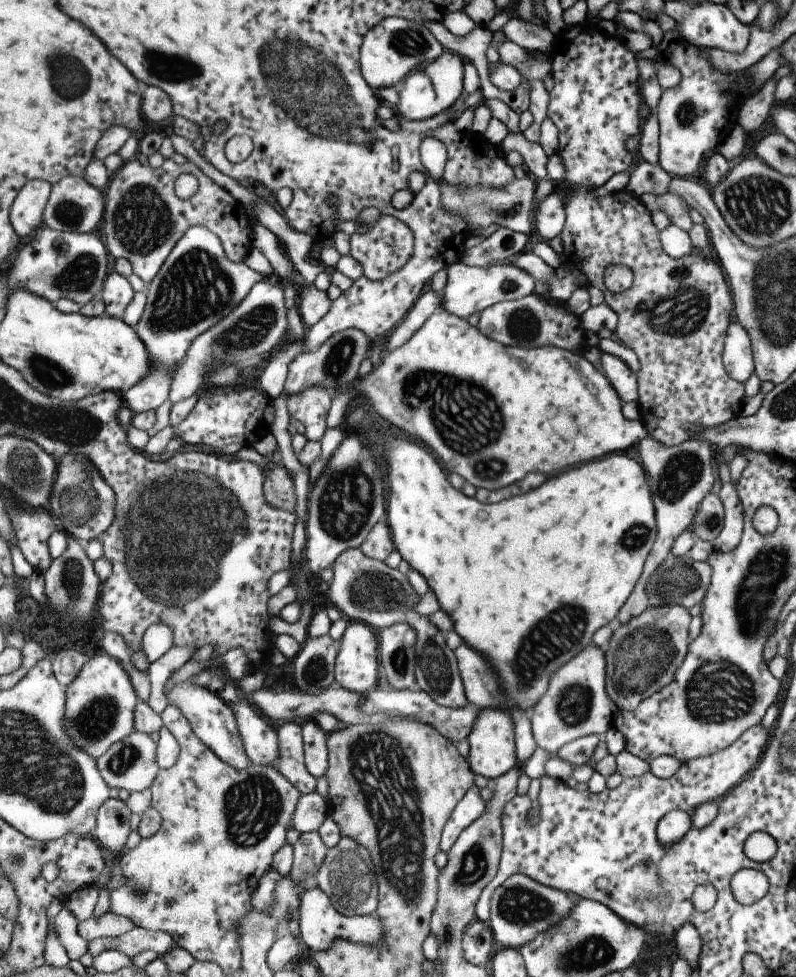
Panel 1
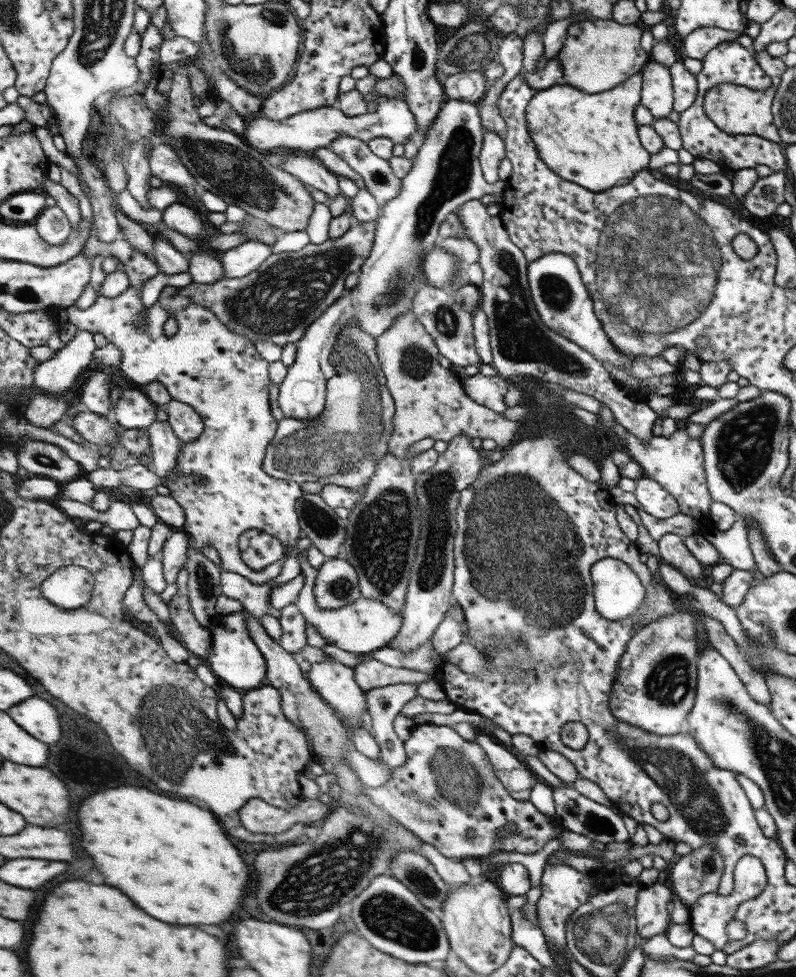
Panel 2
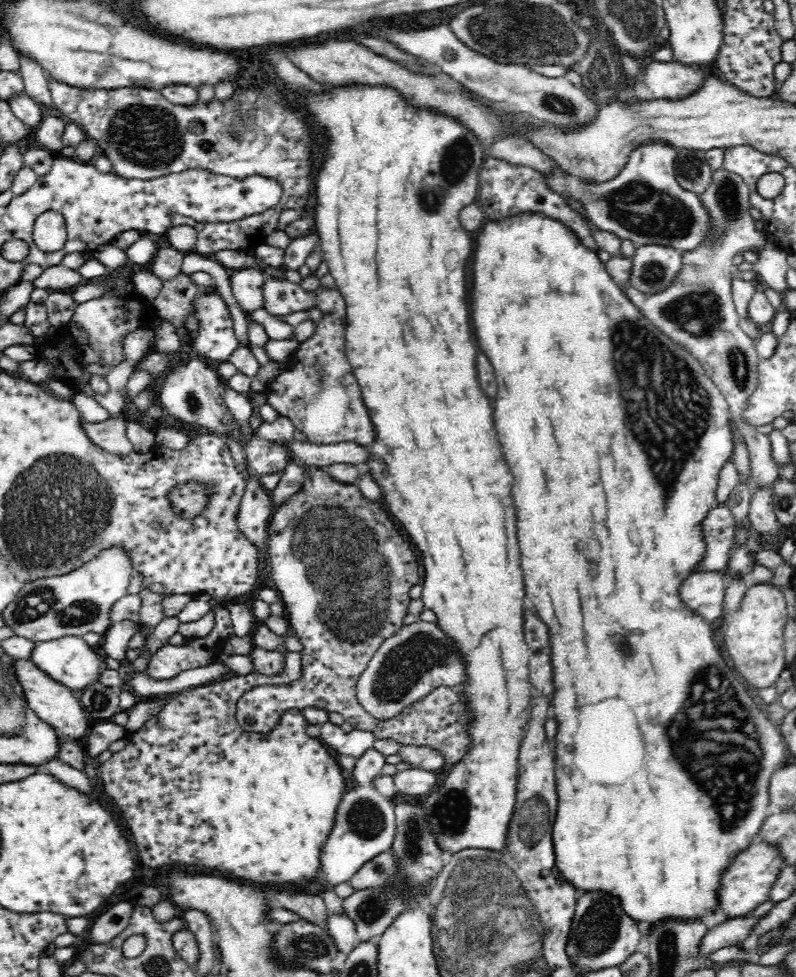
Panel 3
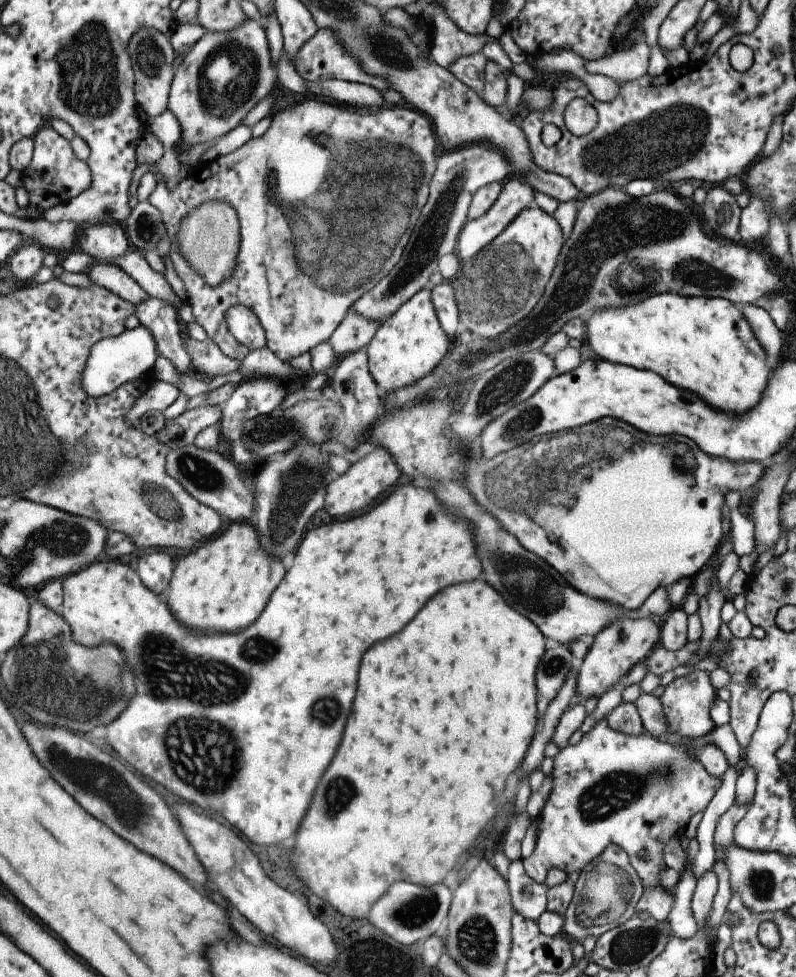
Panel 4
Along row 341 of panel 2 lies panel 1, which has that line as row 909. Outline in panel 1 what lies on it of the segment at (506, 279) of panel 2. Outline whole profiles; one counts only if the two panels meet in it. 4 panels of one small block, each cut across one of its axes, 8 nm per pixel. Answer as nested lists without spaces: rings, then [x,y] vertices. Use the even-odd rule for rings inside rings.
[[[527,874],[511,876],[499,890],[495,890],[495,896],[493,896],[491,926],[499,942],[499,948],[517,948],[517,950],[525,948],[547,928],[561,922],[571,912],[573,906],[575,906],[575,900],[565,892],[547,888],[545,884],[529,878]]]

